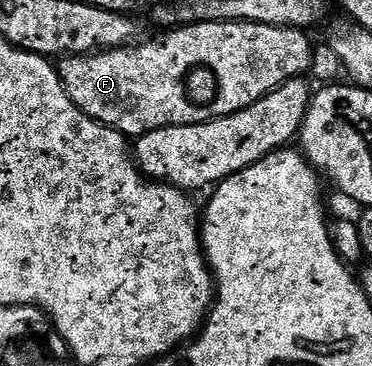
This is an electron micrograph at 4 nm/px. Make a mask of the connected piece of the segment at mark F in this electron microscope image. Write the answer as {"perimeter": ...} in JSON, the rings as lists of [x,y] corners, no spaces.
{"perimeter":[[[193,23],[172,29],[167,32],[165,39],[157,43],[137,42],[135,45],[114,47],[111,49],[97,50],[89,54],[73,54],[59,60],[58,70],[60,80],[68,90],[68,96],[87,113],[92,119],[120,131],[125,137],[139,137],[148,131],[157,131],[163,127],[177,127],[178,125],[194,125],[195,123],[209,123],[211,119],[221,119],[227,115],[238,113],[250,105],[254,105],[262,97],[266,97],[276,87],[282,87],[287,79],[295,79],[311,72],[312,53],[314,43],[307,39],[303,30],[294,27],[275,27],[274,25],[262,25],[261,23]]]}

